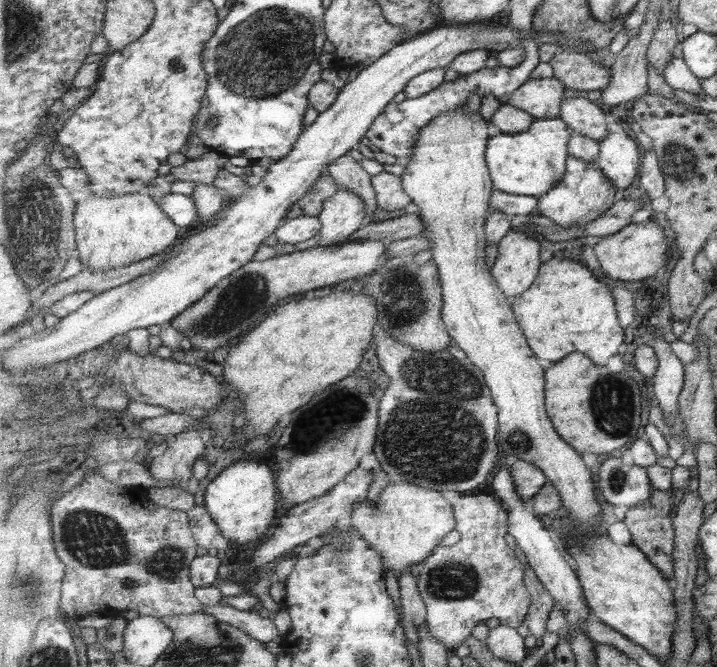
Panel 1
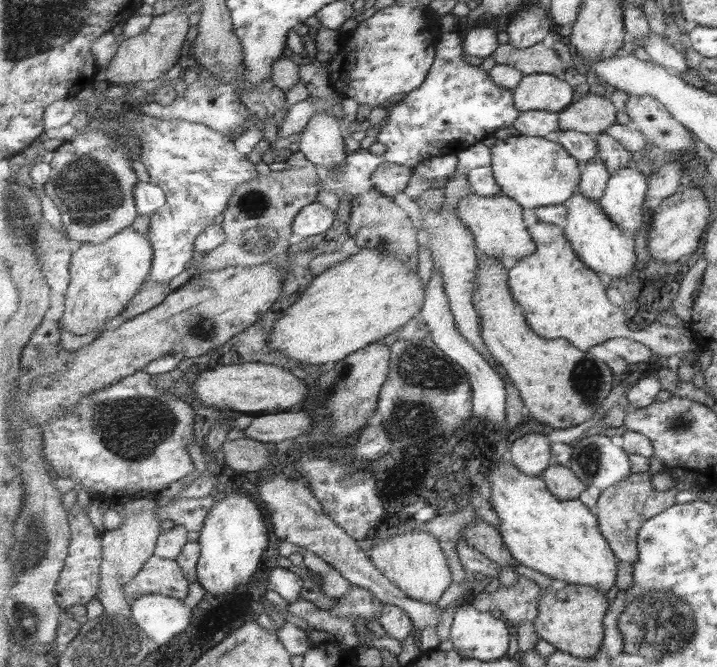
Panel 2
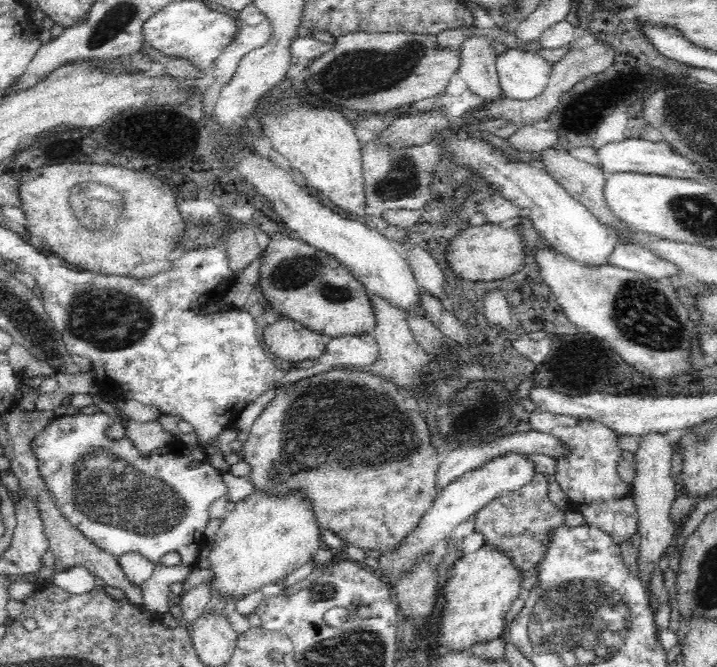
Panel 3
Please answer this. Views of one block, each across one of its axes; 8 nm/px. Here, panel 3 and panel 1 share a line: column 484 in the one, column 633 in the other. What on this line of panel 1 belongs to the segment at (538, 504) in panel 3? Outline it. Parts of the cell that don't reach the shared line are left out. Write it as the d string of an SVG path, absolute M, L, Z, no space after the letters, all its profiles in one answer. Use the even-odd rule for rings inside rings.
M654 489L646 503L628 509L624 516L624 523L632 536L633 544L637 545L671 581L675 578L673 553L676 533L672 522L674 515L674 494L671 490Z

